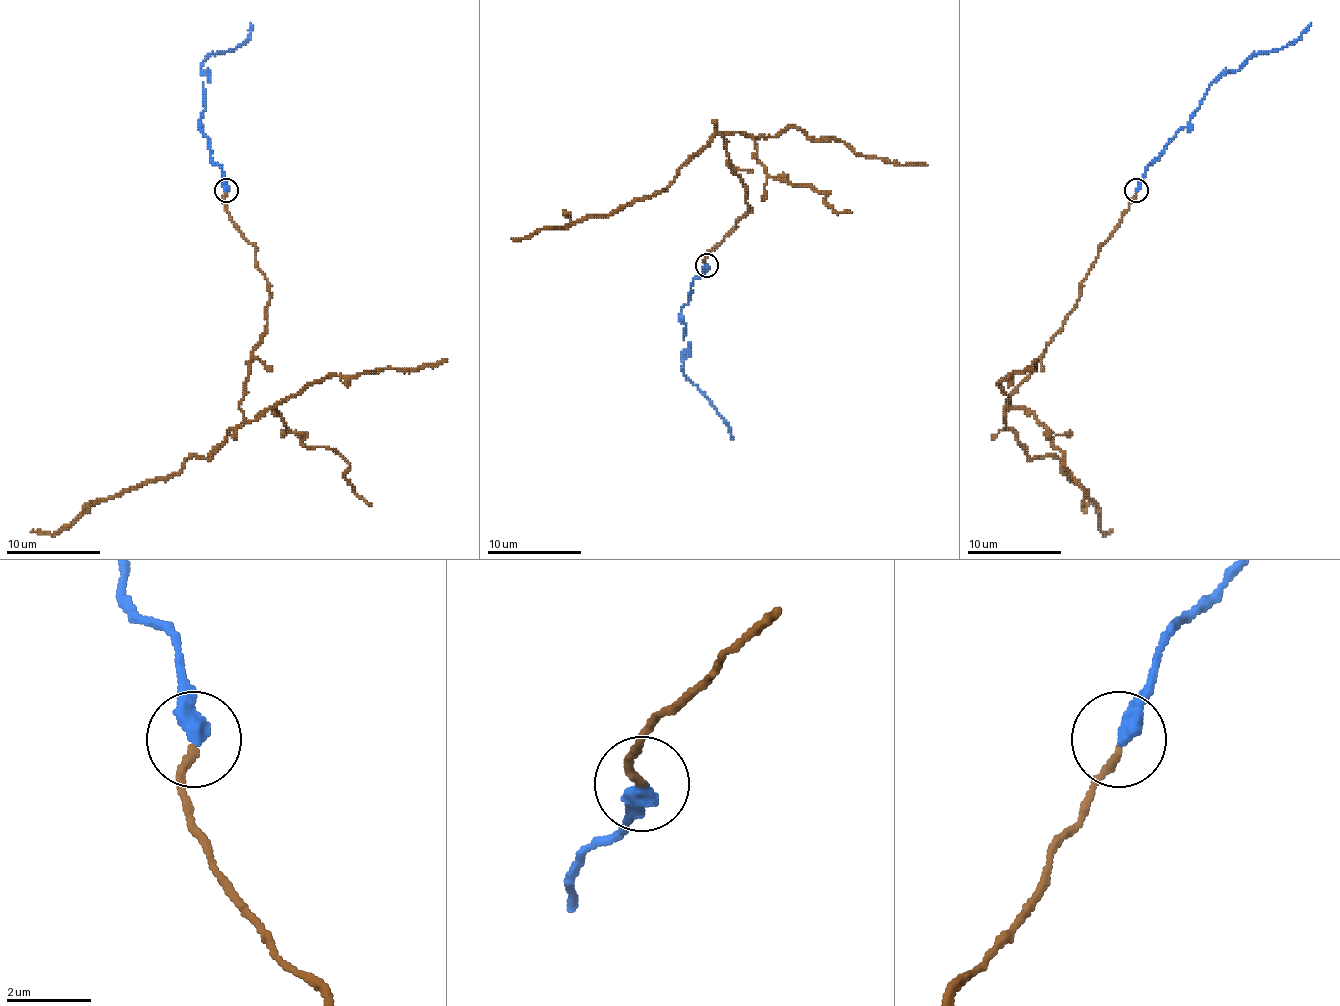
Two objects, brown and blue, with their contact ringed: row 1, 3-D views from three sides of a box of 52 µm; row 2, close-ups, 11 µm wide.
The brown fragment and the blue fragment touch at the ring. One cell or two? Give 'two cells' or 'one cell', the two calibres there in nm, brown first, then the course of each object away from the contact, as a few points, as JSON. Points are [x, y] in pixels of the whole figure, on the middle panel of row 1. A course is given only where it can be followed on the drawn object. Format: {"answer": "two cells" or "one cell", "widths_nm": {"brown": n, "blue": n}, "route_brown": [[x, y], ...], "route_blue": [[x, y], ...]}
{"answer": "one cell", "widths_nm": {"brown": 170, "blue": 420}, "route_brown": [[707, 264], [705, 257], [750, 210], [724, 132], [657, 193], [608, 214], [511, 238]], "route_blue": [[707, 264], [681, 309], [688, 342], [681, 371], [731, 430], [731, 439]]}

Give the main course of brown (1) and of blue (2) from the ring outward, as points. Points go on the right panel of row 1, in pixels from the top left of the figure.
1: (1136, 191), (1119, 226), (1098, 248), (1077, 307), (1006, 404), (1003, 420), (1032, 458), (1055, 456), (1110, 531)
2: (1136, 191), (1145, 170), (1199, 106), (1211, 82), (1242, 65), (1254, 54), (1287, 47), (1311, 23)

